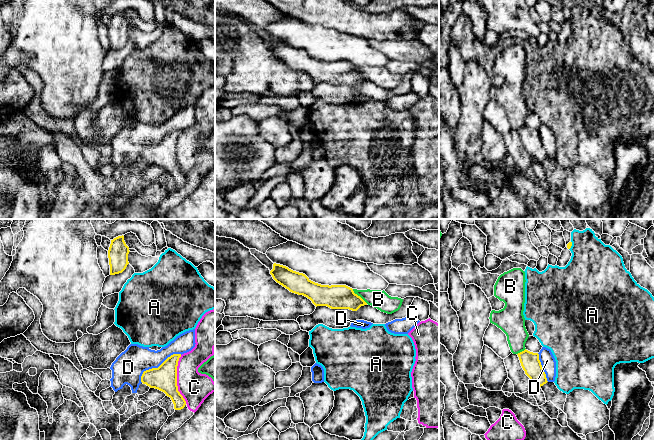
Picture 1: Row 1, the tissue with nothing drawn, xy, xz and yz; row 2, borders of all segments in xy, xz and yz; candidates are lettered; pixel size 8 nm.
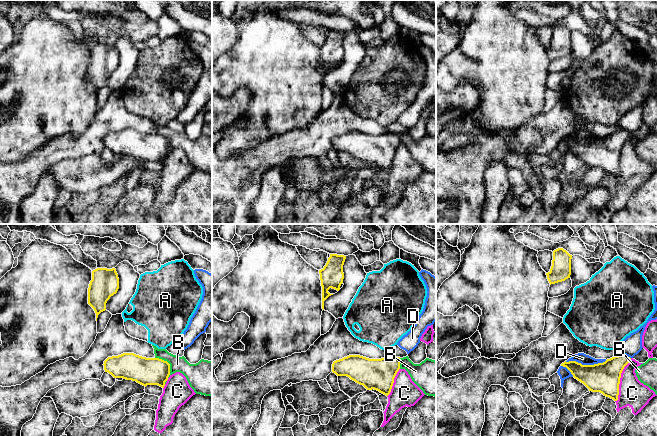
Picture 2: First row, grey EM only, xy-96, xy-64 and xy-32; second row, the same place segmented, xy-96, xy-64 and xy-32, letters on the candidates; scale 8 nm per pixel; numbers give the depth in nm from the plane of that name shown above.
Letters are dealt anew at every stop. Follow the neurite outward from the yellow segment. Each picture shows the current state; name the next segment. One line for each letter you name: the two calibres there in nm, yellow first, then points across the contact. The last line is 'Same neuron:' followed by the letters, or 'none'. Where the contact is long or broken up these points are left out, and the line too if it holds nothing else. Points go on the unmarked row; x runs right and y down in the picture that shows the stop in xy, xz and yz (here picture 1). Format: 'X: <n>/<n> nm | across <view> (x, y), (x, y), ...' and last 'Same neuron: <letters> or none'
Same neuron: none

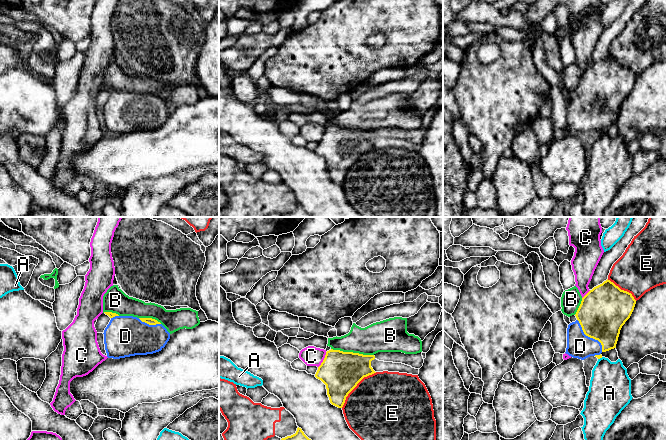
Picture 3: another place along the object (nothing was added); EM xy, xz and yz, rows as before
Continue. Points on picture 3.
D: 380/200 nm
Same neuron: D

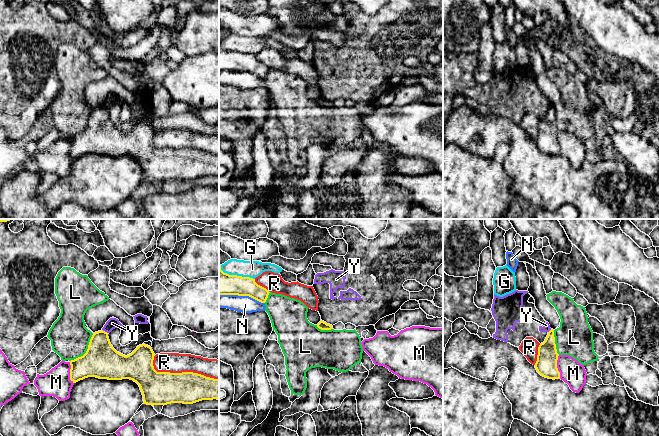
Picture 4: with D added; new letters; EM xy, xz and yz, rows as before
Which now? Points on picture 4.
Same neuron: none

